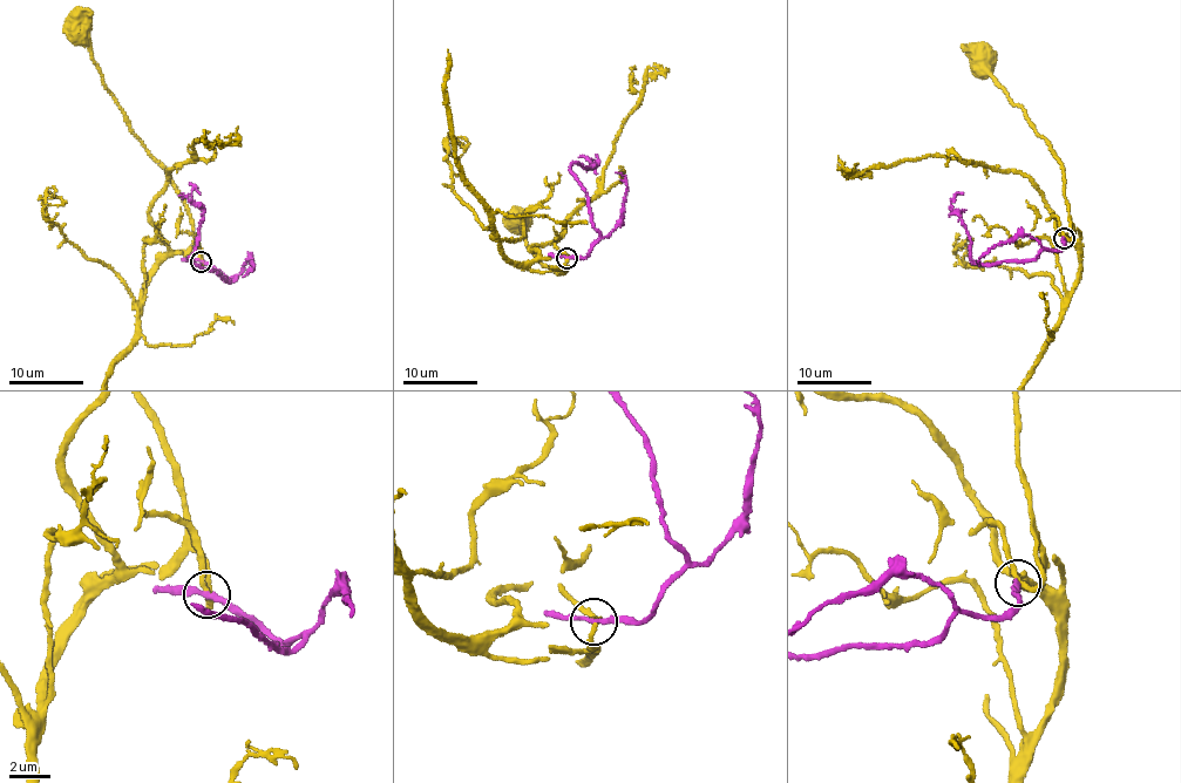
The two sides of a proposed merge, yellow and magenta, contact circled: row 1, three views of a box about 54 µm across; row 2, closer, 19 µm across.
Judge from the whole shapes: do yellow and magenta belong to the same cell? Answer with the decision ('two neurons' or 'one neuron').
one neuron

